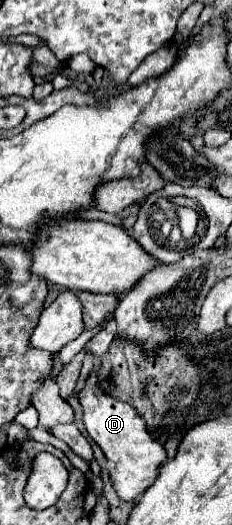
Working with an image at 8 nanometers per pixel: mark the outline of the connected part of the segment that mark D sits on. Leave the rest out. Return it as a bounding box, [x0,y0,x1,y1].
[78,376,166,500]

